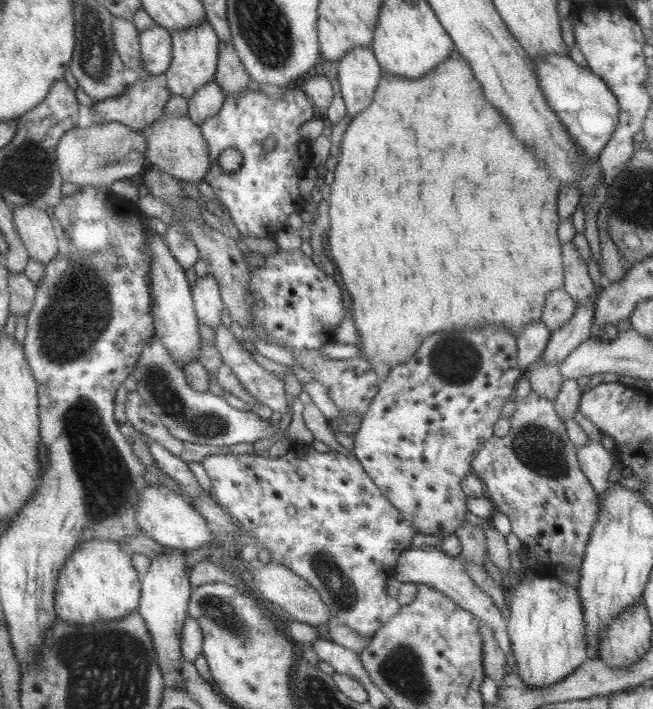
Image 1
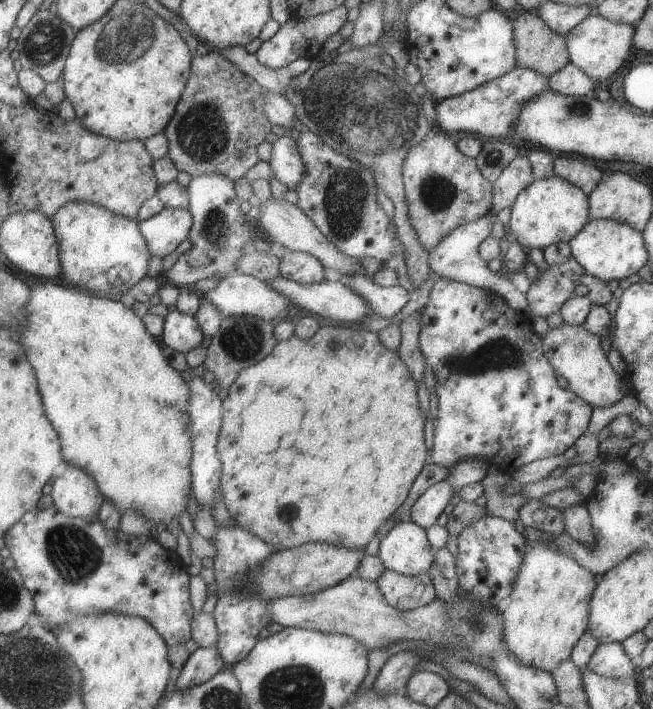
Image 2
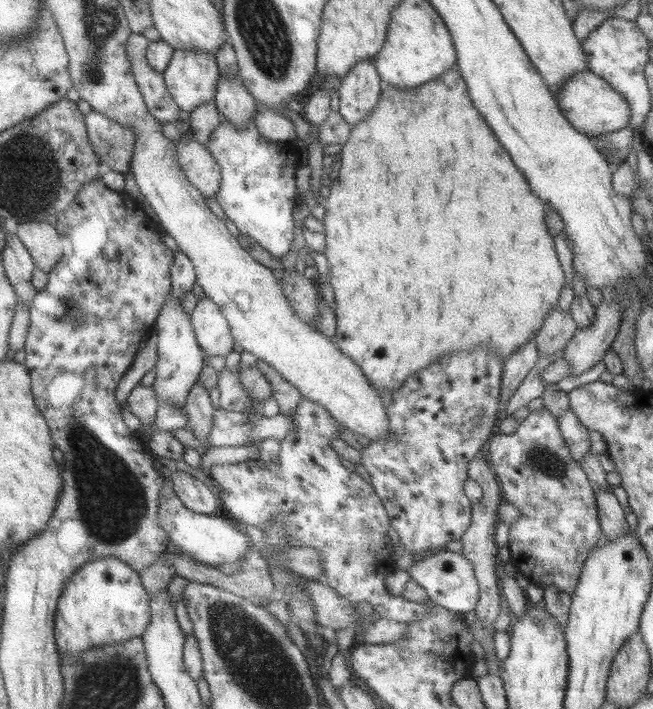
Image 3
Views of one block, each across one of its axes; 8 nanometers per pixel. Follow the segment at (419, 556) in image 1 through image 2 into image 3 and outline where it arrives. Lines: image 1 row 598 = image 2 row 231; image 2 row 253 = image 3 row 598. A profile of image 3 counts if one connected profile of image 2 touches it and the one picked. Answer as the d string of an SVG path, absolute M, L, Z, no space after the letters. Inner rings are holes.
M443 549L414 558L408 574L411 580L415 580L425 589L430 601L451 612L458 614L469 612L474 610L479 601L479 586L475 580L473 566L469 560L463 558L462 553Z

